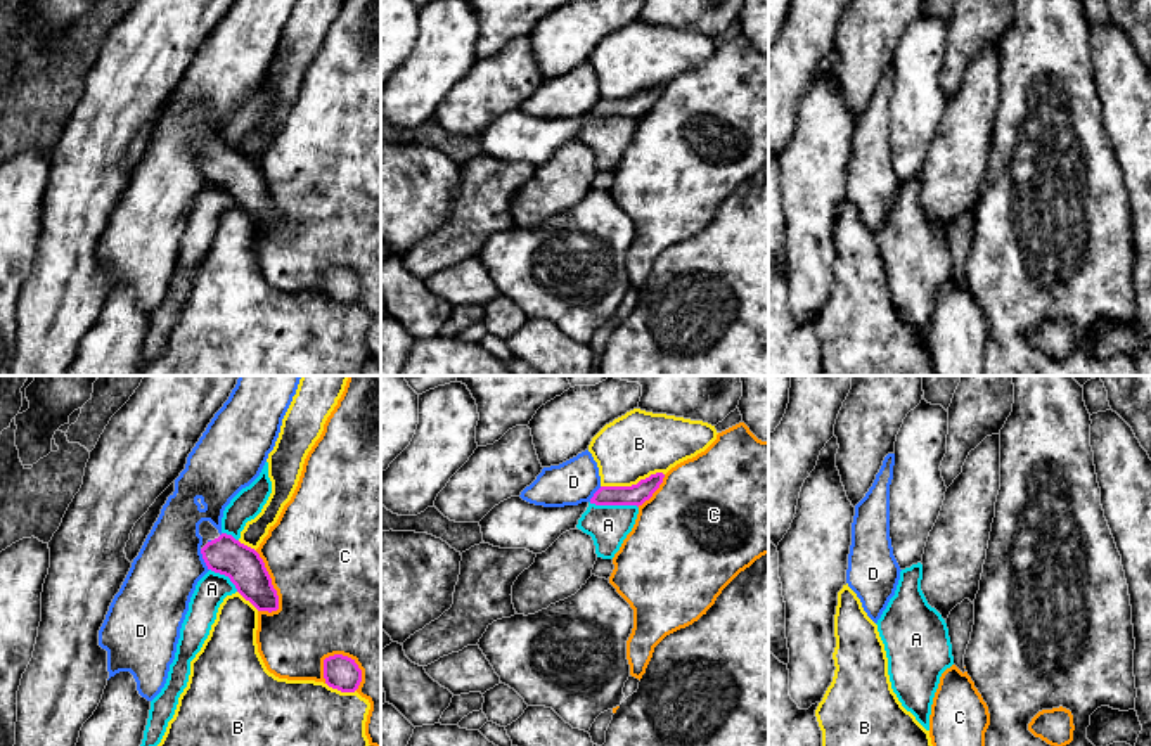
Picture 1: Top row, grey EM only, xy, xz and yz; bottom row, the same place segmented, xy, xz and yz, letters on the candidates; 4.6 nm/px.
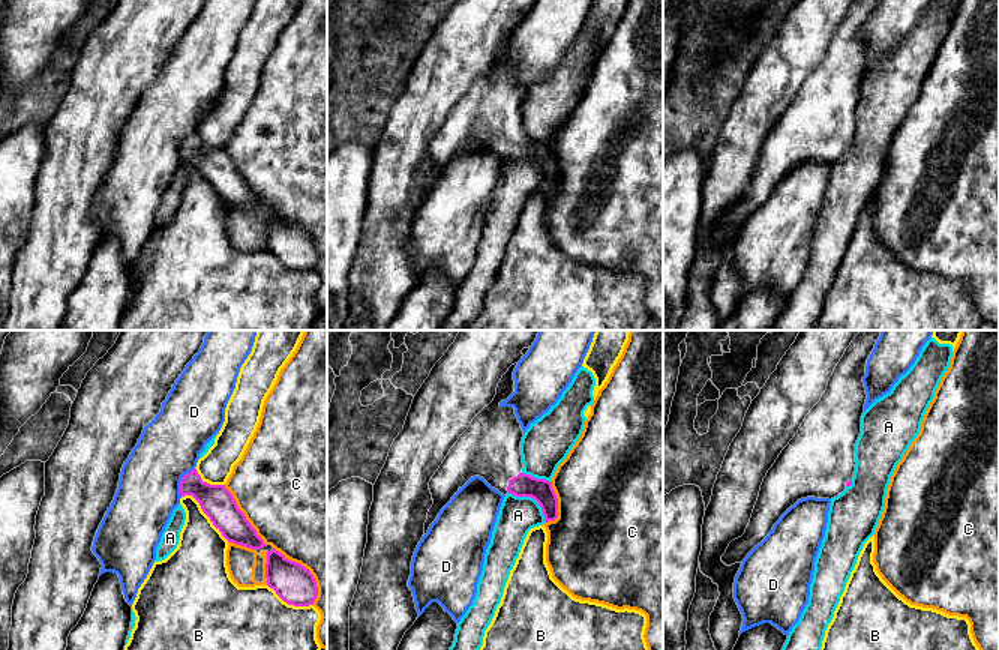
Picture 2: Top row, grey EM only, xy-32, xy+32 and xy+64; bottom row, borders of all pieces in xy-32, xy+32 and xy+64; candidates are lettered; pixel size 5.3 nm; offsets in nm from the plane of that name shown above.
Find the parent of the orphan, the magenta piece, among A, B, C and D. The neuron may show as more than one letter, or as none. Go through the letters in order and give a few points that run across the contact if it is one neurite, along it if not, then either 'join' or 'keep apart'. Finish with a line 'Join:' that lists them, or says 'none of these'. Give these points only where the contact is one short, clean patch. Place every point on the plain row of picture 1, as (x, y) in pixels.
A: line xz (589, 115), (634, 116), (637, 120); keep apart
B: keep apart
C: keep apart
D: line xy (199, 161), (208, 182); keep apart
Join: none of these

